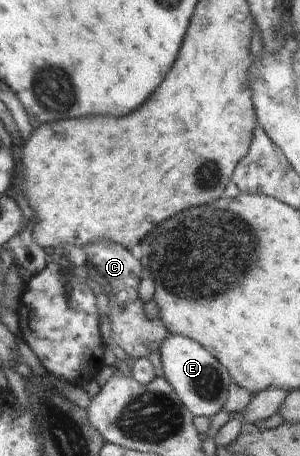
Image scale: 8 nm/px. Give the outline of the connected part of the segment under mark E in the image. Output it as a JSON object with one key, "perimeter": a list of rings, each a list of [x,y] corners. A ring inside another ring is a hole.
{"perimeter":[[[170,333],[159,346],[162,372],[193,416],[214,416],[222,410],[232,384],[230,373],[199,342]]]}

